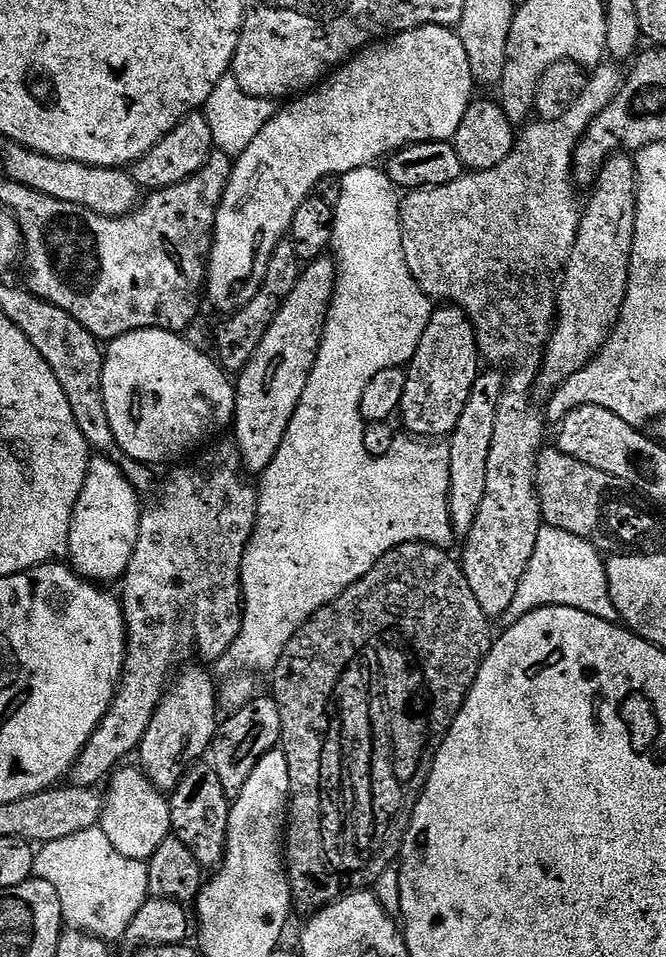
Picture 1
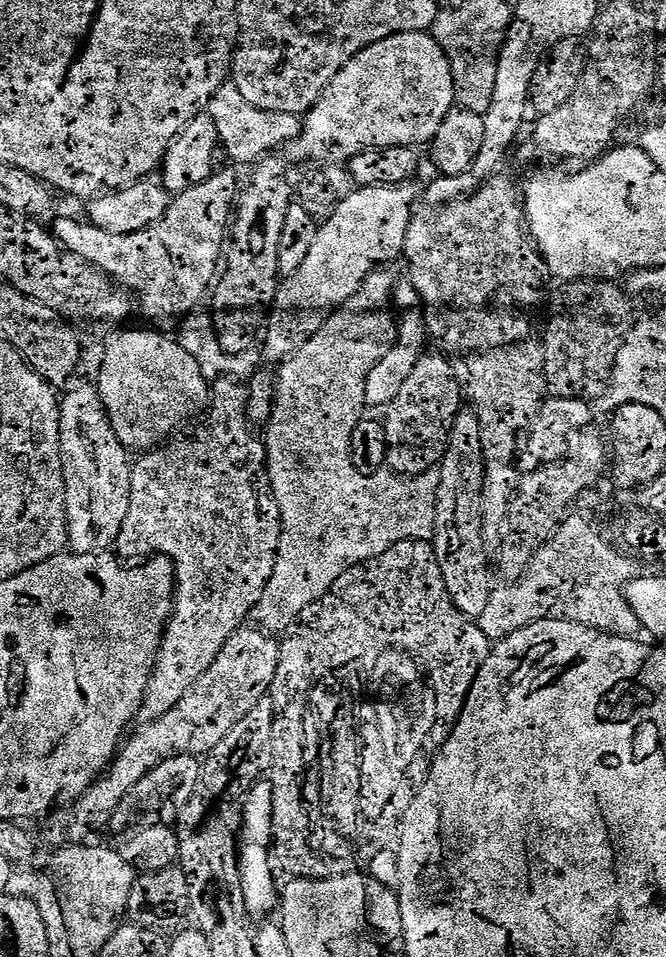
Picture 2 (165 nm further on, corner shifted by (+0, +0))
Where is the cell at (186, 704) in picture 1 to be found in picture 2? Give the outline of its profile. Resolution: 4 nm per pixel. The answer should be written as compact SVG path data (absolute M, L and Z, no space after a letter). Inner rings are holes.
M171 756L166 758L114 810L111 831L127 833L133 826L147 826L149 824L175 825L178 814L186 802L190 802L197 795L196 787L199 789L202 784L202 764L194 756ZM132 824L132 825L131 825ZM129 827L129 828L128 828ZM128 828L128 829L127 829Z

